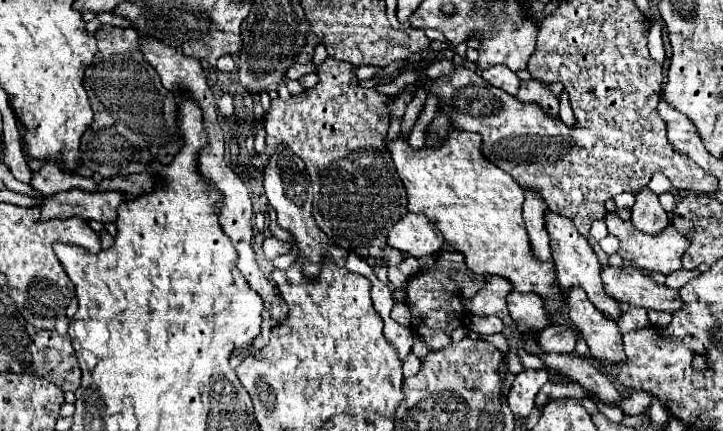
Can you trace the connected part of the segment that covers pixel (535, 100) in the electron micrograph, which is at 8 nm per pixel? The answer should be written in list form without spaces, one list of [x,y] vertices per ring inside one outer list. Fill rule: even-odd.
[[[529,80],[529,82],[521,82],[517,100],[521,100],[523,104],[537,104],[541,108],[545,108],[545,112],[551,118],[559,116],[559,100],[545,88],[543,82],[539,80]]]

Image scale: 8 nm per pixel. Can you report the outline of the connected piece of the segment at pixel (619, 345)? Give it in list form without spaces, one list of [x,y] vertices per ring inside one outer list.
[[[581,288],[569,290],[567,306],[569,318],[585,338],[591,358],[605,364],[621,364],[625,360],[625,352],[617,324],[595,310]]]

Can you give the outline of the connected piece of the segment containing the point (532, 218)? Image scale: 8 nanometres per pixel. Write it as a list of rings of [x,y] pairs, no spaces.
[[[527,190],[525,204],[523,204],[523,218],[525,218],[525,228],[529,232],[529,238],[531,238],[533,252],[539,260],[551,260],[545,214],[547,214],[547,202],[541,198],[541,194]]]

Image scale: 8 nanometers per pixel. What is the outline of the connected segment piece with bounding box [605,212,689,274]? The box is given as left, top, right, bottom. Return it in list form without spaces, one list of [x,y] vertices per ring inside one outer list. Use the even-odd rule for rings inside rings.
[[[611,212],[611,214],[605,216],[605,224],[609,228],[609,234],[613,234],[615,238],[619,238],[619,250],[617,250],[617,254],[623,260],[631,262],[633,266],[637,266],[637,268],[641,268],[645,272],[661,272],[661,274],[671,274],[671,272],[675,272],[675,270],[681,268],[681,256],[685,254],[685,250],[689,246],[689,240],[681,232],[677,232],[675,226],[669,224],[661,234],[643,234],[641,230],[637,230],[633,226],[631,220],[625,222],[615,212]]]

